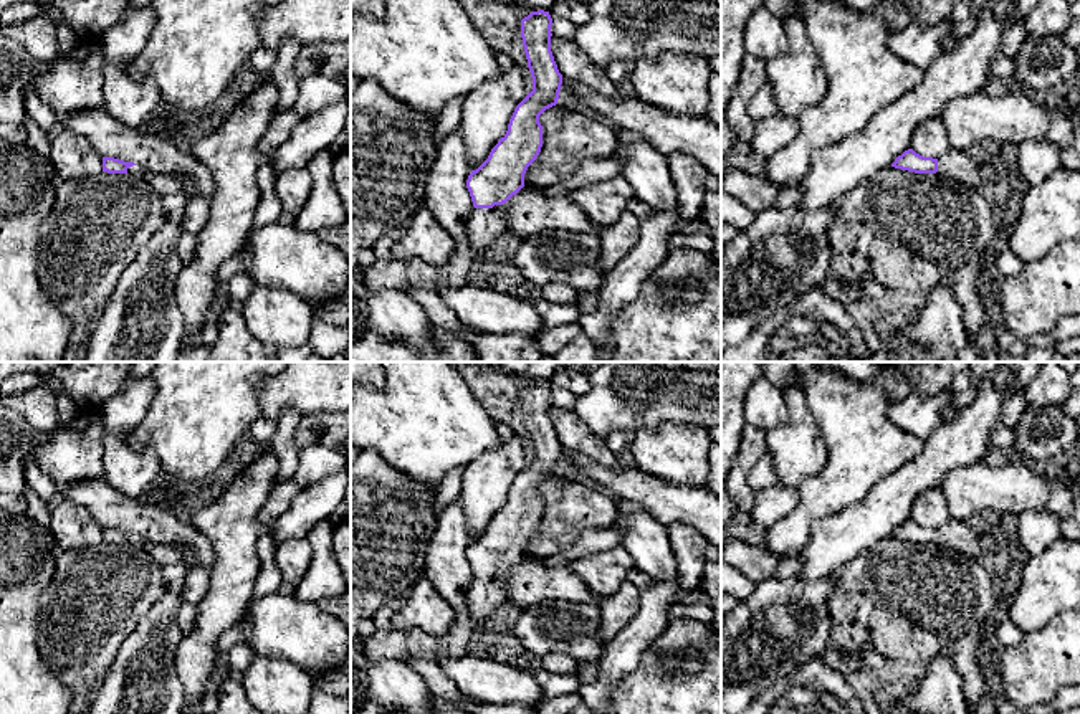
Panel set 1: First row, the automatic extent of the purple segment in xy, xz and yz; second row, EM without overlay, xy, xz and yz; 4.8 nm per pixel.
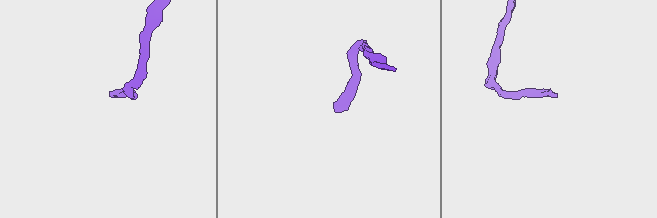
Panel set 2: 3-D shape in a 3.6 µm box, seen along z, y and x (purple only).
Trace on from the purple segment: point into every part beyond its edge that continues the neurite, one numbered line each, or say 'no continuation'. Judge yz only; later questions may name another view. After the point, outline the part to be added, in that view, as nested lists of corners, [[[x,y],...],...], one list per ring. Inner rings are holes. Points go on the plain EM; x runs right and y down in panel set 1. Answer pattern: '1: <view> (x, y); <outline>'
1: yz (958, 536); [[[951,519],[938,529],[938,545],[977,559],[981,554],[977,534],[964,522]]]

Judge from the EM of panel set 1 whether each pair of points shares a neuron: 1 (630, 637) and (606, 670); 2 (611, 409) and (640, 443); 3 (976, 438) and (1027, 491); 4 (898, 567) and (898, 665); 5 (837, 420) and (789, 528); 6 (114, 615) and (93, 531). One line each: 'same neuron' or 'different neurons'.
1: same neuron
2: different neurons
3: different neurons
4: same neuron
5: same neuron
6: different neurons

